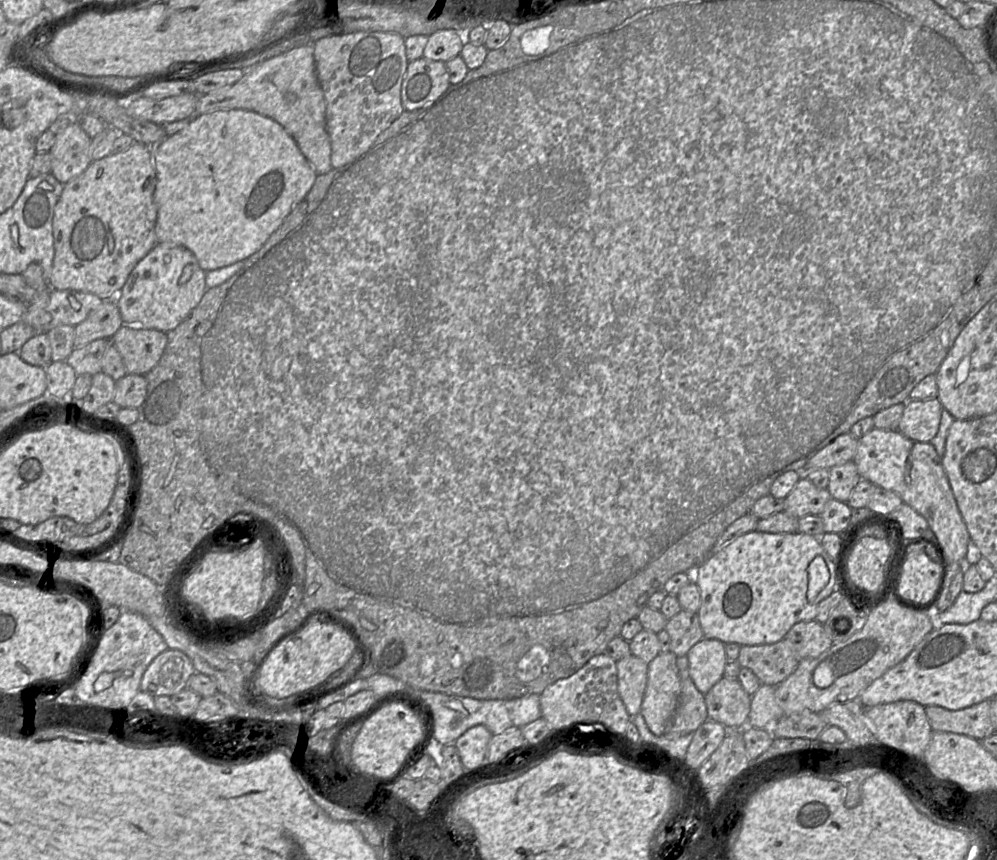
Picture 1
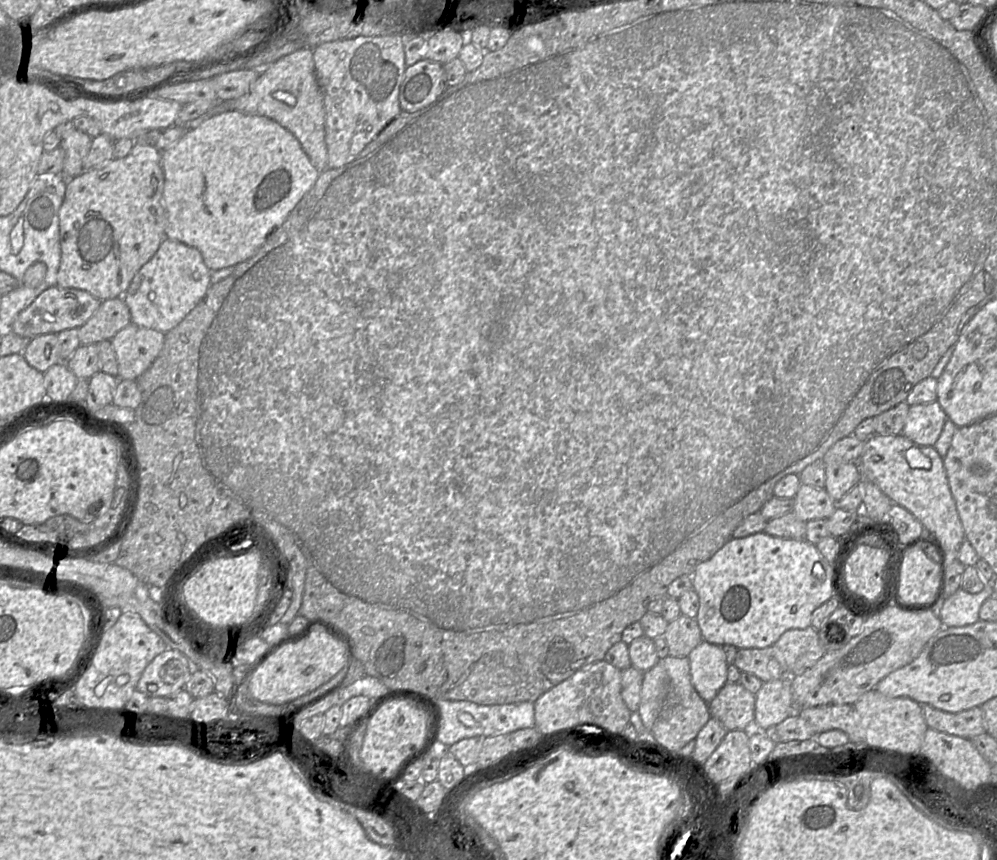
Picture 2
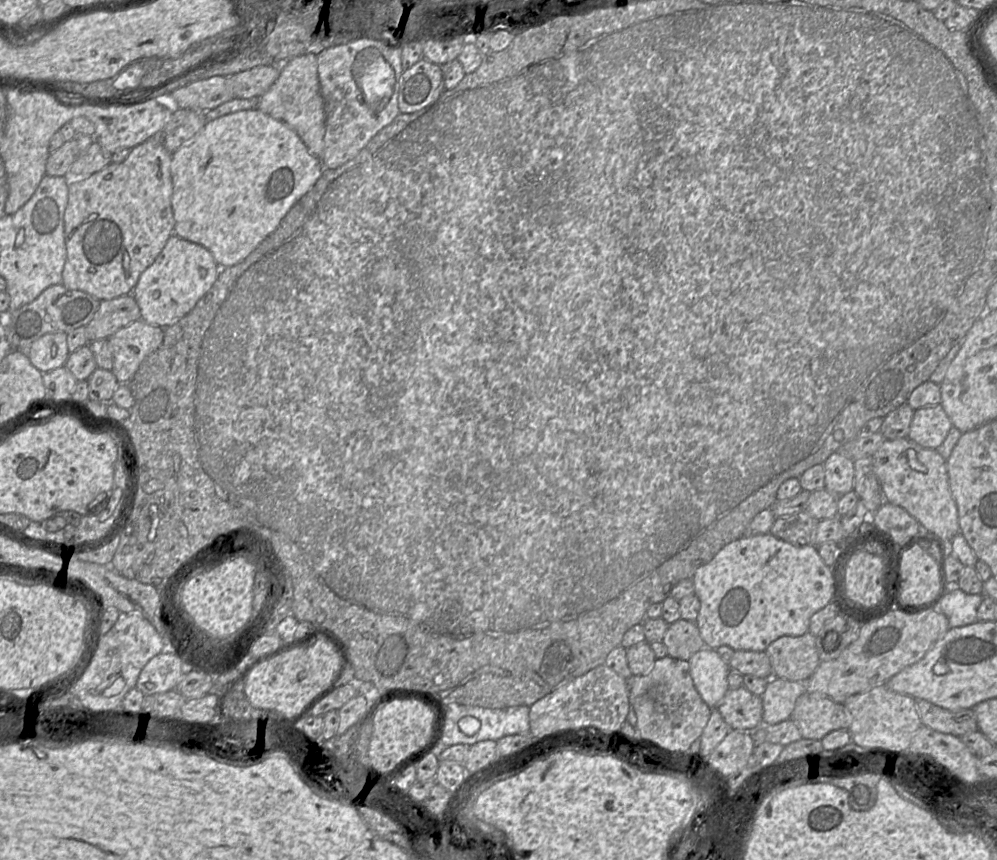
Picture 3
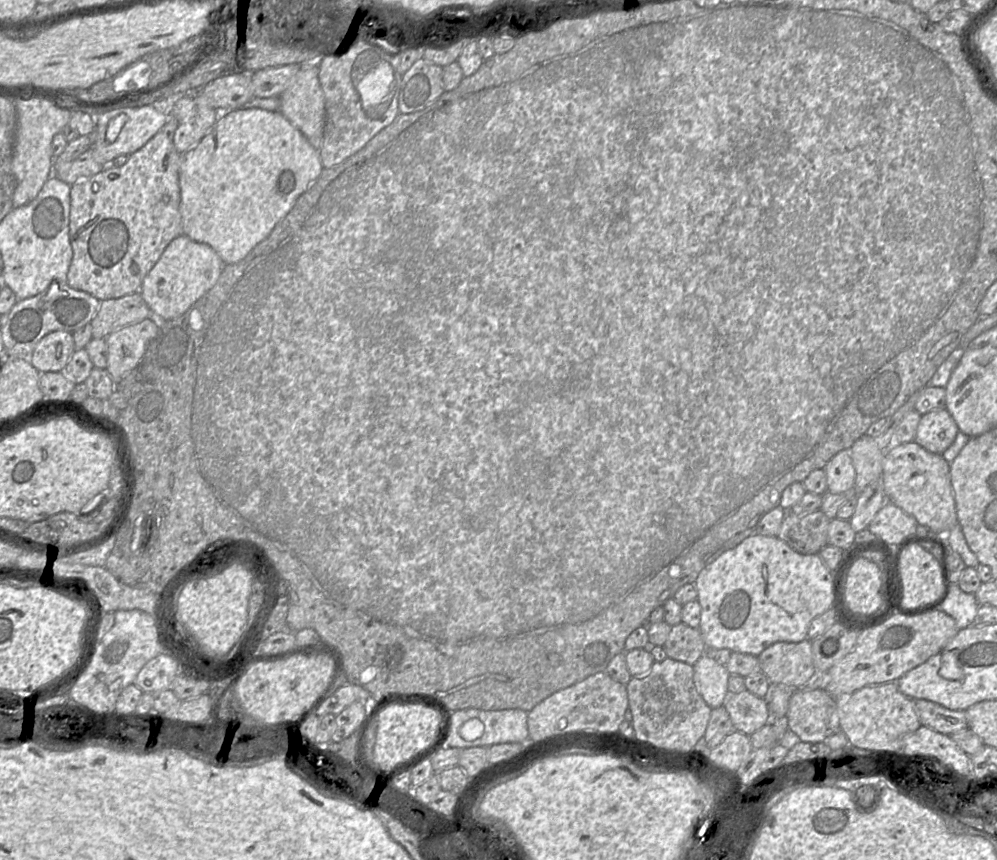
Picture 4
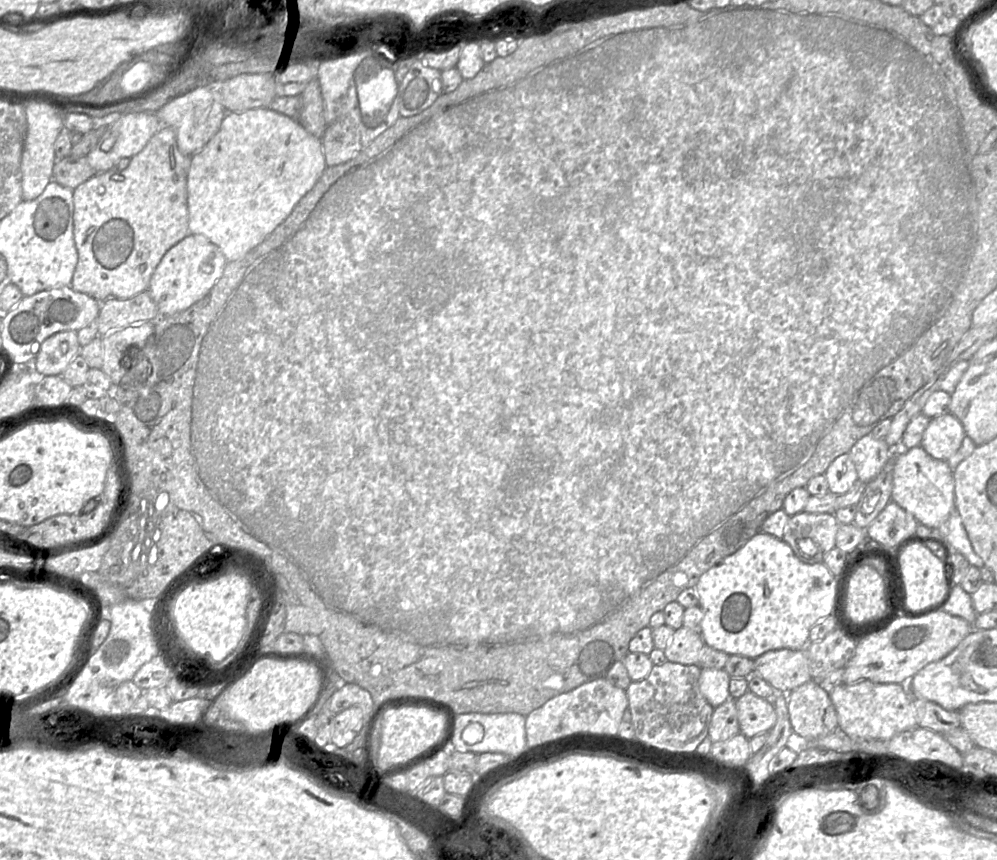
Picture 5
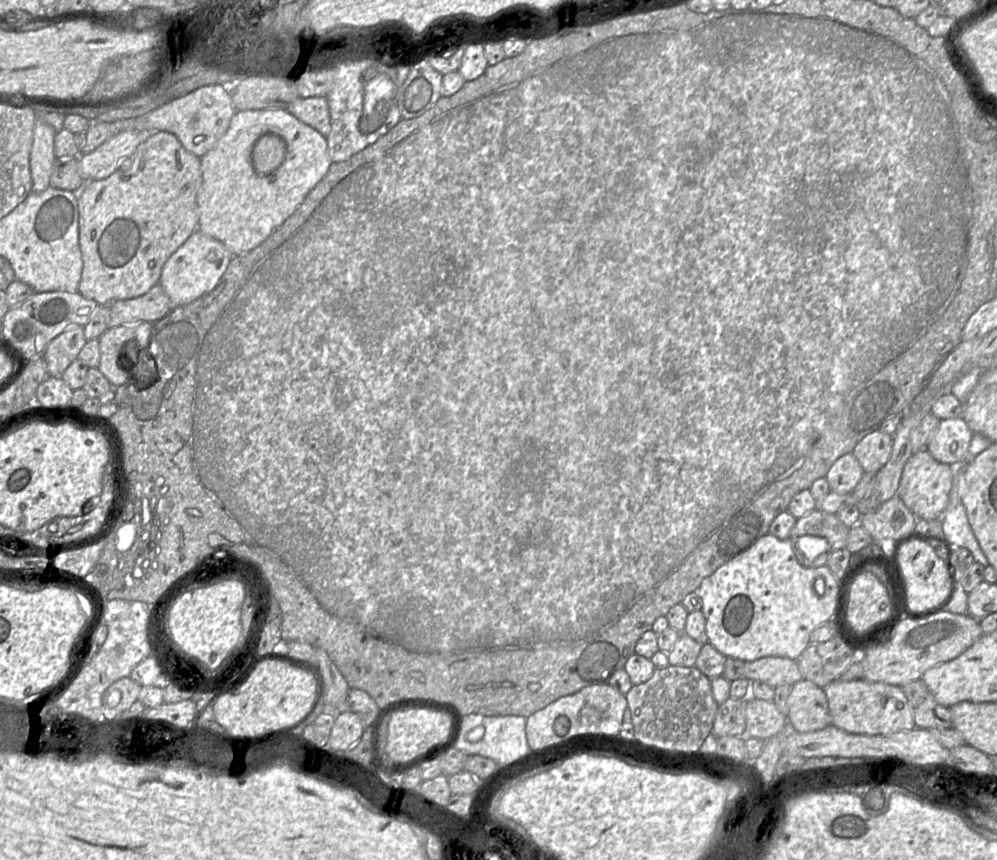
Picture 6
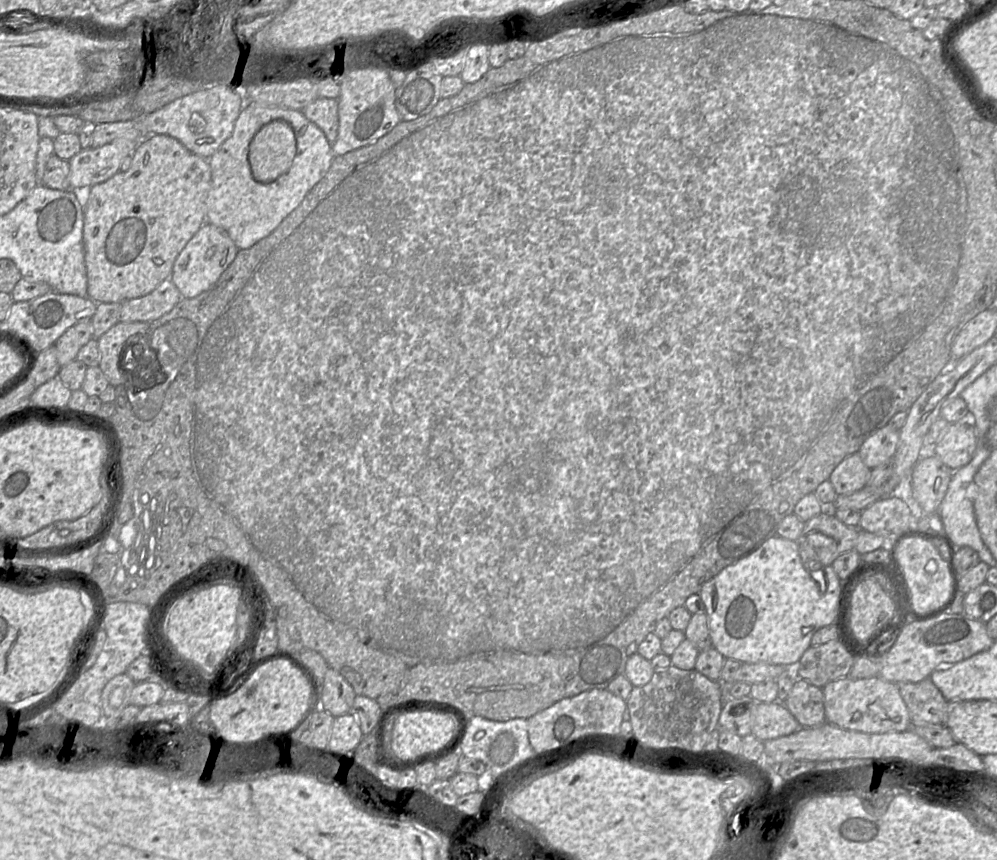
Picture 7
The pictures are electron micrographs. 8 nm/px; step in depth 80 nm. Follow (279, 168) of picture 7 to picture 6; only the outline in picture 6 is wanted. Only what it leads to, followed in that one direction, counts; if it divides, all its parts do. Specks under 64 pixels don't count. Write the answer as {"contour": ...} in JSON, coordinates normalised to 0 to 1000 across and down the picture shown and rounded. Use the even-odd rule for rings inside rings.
{"contour":[[[270,155],[257,164],[253,174],[253,191],[260,203],[267,205],[284,190],[286,181],[286,164],[280,157]]]}

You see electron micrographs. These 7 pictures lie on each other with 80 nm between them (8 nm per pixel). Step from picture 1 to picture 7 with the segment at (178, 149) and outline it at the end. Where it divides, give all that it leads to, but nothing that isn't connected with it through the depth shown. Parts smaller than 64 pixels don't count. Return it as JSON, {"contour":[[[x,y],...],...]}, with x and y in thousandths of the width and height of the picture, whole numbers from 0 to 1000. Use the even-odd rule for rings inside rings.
{"contour":[[[247,121],[236,141],[233,157],[227,162],[218,176],[209,185],[212,195],[212,219],[207,231],[207,258],[224,266],[240,291],[249,290],[273,271],[278,263],[304,234],[308,224],[328,201],[336,179],[333,167],[325,153],[303,130],[282,124]],[[275,140],[287,141],[297,158],[298,177],[288,200],[271,213],[262,213],[255,208],[250,191],[250,170],[257,155]]]}

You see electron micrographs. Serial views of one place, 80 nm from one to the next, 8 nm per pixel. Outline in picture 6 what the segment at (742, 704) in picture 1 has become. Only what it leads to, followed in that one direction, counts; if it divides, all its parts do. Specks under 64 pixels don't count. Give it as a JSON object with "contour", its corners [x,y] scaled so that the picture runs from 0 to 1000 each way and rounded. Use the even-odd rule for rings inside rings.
{"contour":[[[751,809],[748,812],[748,856],[770,860],[790,848],[789,835],[782,829],[775,815]]]}

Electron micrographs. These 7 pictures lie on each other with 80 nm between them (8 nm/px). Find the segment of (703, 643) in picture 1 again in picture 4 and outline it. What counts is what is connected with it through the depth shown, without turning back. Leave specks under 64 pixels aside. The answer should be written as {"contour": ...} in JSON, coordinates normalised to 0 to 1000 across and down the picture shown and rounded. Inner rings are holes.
{"contour":[[[706,760],[695,773],[695,778],[698,802],[707,817],[713,824],[725,821],[732,808],[730,802],[732,783],[728,774]]]}

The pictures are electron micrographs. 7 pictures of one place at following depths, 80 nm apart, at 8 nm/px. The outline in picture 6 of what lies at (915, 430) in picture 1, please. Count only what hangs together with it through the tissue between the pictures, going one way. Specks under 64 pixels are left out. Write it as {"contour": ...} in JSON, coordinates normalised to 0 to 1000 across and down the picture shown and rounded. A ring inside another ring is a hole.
{"contour":[[[965,485],[945,487],[929,523],[938,535],[957,543],[968,534],[976,506]]]}

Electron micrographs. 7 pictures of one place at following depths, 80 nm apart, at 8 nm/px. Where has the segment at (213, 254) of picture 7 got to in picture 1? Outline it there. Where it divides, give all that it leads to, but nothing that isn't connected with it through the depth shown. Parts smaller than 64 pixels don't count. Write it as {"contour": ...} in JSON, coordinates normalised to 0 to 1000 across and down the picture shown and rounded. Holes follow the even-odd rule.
{"contour":[[[157,283],[134,310],[114,350],[124,379],[169,387],[183,376],[207,340],[207,315],[188,288]]]}

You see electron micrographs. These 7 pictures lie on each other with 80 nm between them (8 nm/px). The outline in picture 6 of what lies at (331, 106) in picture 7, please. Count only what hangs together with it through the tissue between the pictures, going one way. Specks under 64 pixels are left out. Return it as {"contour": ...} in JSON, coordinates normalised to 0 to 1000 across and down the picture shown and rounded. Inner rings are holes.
{"contour":[[[327,113],[297,114],[287,128],[302,142],[318,151],[326,160],[332,152],[331,130]]]}

